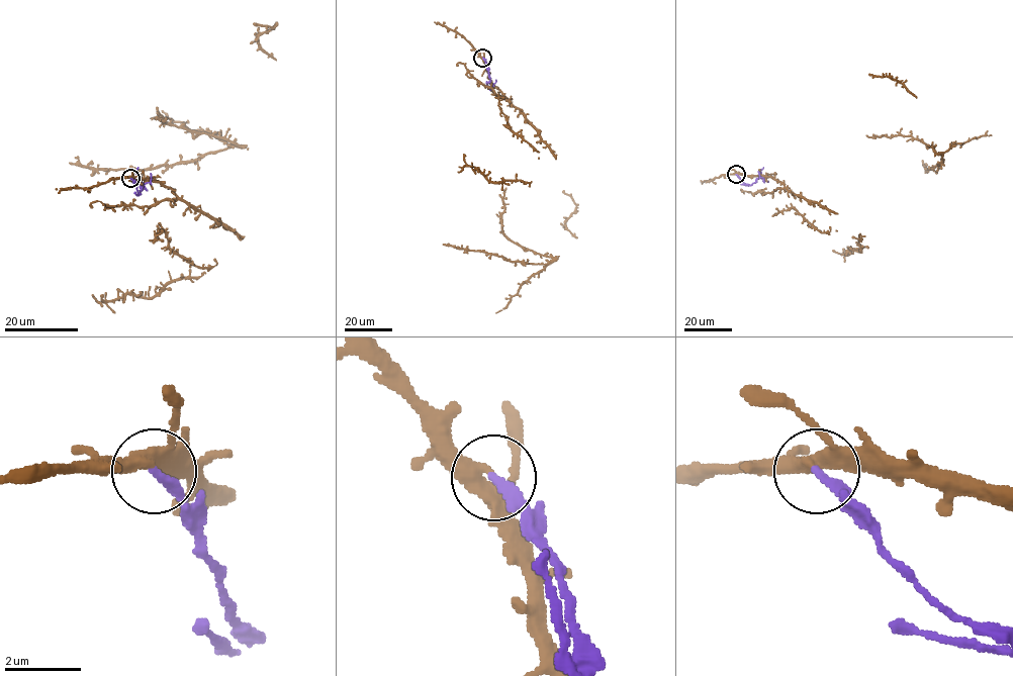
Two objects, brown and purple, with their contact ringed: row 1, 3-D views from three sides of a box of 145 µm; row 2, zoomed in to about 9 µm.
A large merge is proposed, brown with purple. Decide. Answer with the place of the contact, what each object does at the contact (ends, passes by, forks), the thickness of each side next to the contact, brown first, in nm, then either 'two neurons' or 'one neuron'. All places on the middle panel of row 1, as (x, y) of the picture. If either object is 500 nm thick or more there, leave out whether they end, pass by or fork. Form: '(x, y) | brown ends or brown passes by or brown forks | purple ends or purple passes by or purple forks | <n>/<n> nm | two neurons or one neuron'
(482, 58) | brown passes by | purple ends | 360/240 nm | two neurons

